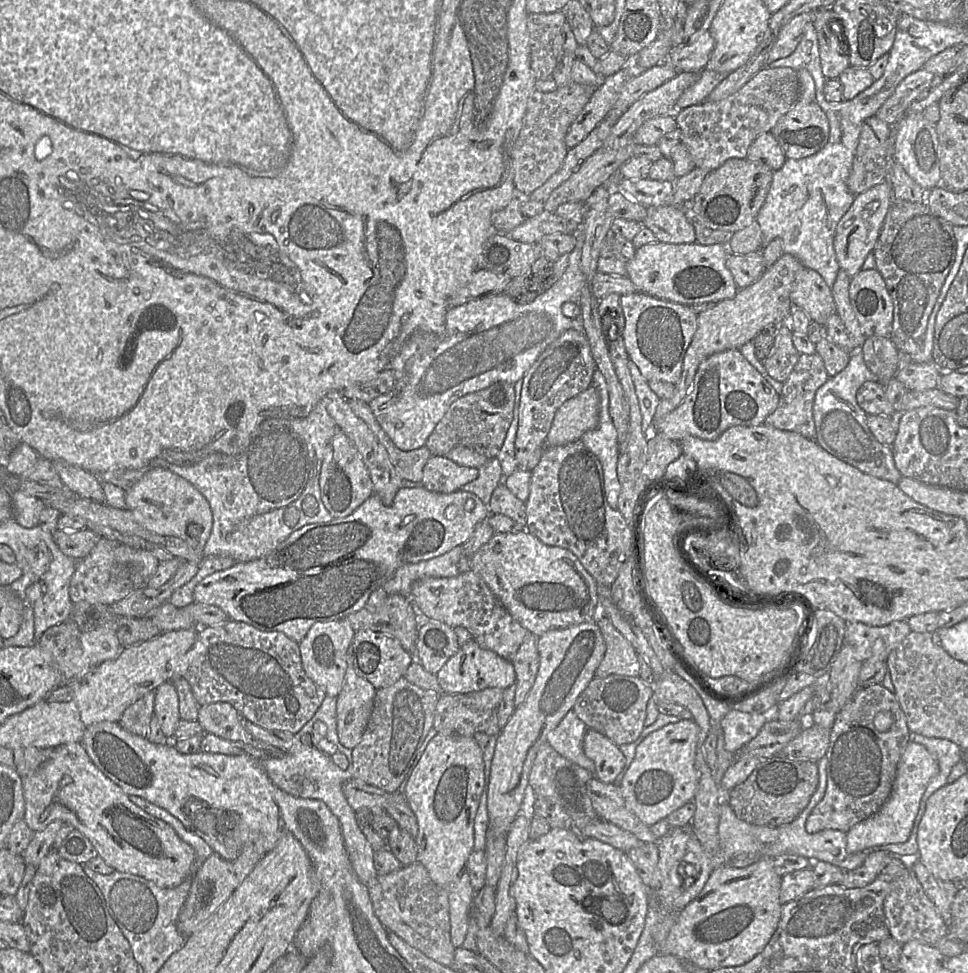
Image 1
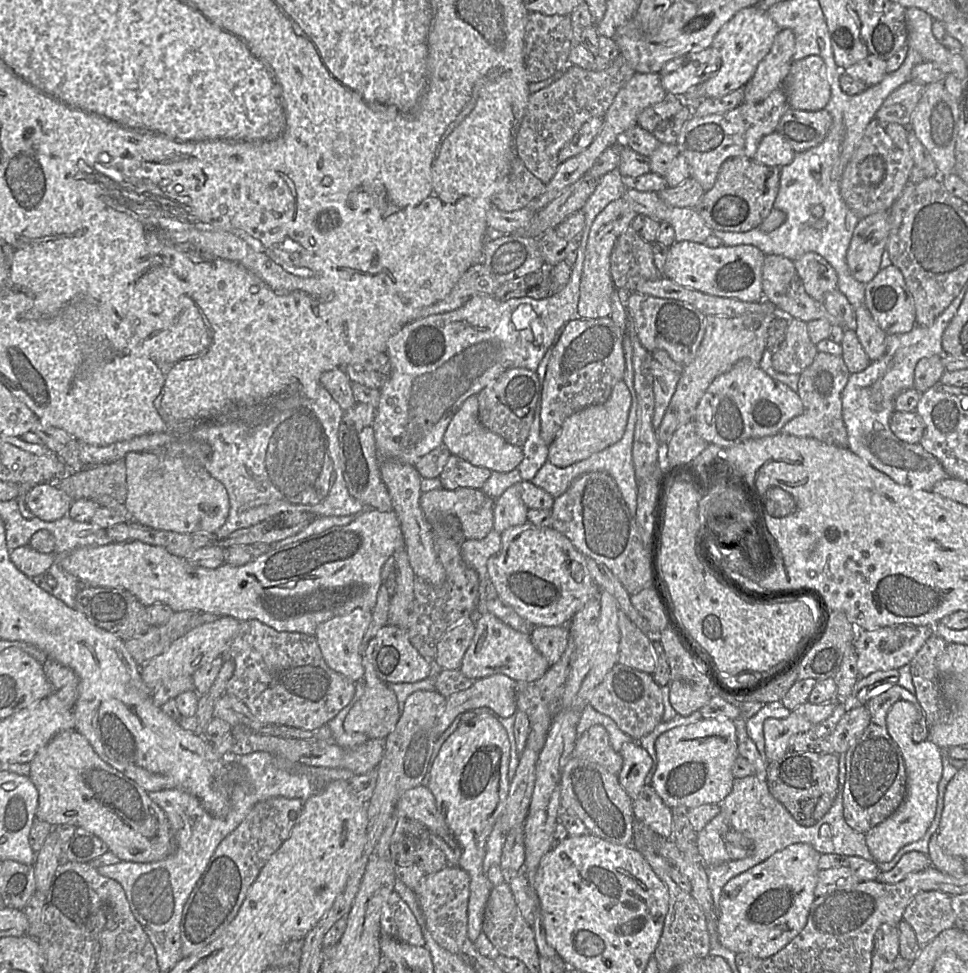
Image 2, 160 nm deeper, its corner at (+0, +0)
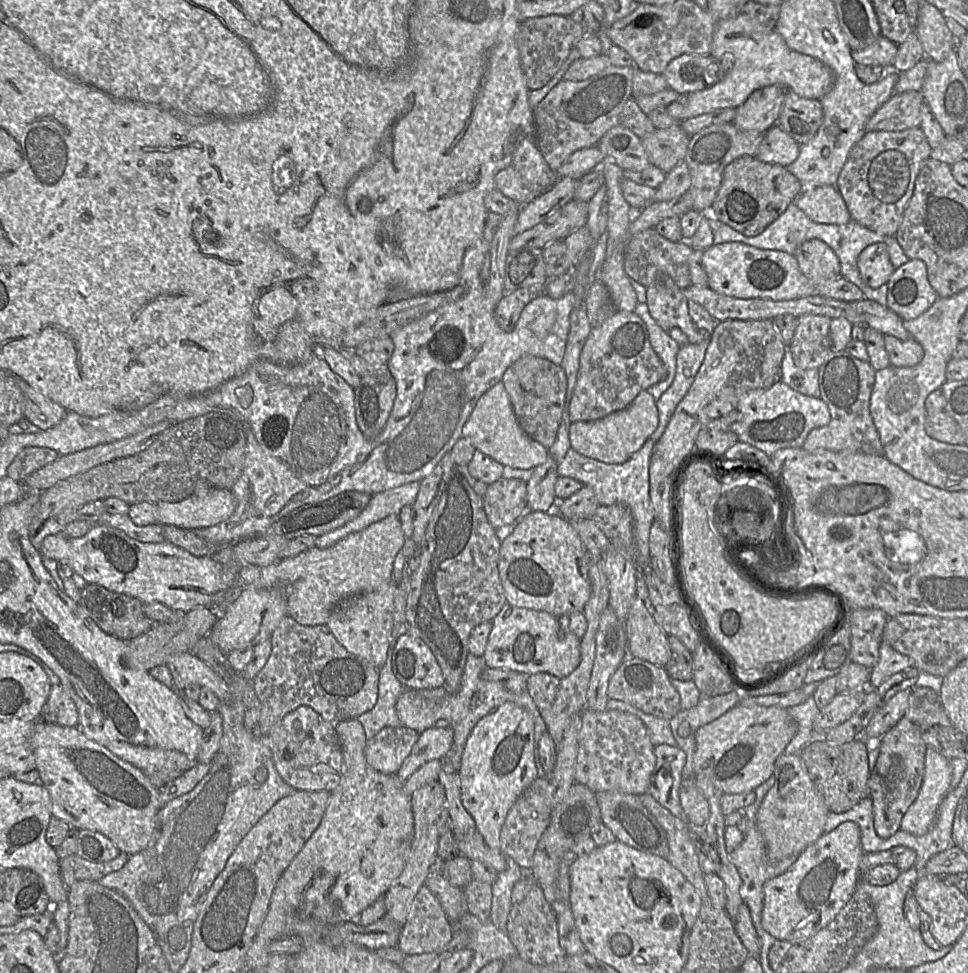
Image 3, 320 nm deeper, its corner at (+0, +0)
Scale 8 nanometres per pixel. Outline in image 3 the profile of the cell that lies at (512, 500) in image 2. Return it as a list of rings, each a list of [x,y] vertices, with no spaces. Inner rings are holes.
[[[549,456],[547,461],[533,469],[527,481],[527,508],[534,511],[552,511],[558,499],[555,495],[555,484],[559,478],[558,463]]]

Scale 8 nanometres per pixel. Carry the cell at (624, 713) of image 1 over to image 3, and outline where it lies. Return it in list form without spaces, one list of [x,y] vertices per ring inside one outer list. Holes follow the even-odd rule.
[[[628,656],[616,669],[609,680],[607,696],[668,721],[681,711],[680,695],[665,668],[636,657]]]

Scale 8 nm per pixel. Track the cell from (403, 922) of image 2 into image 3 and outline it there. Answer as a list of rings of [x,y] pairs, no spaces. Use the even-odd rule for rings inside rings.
[[[426,887],[417,892],[402,926],[397,948],[405,955],[421,955],[443,949],[454,937],[455,929],[443,907]]]

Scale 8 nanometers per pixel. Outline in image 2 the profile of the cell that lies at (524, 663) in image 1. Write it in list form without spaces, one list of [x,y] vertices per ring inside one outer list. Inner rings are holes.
[[[568,625],[535,626],[530,636],[534,647],[546,658],[550,666],[558,662],[570,640]]]

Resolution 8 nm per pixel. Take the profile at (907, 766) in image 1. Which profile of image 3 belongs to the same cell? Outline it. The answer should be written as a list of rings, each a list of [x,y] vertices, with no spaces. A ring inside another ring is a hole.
[[[926,748],[921,788],[904,814],[900,830],[917,836],[929,830],[940,804],[951,789],[951,774],[949,759],[932,748]]]

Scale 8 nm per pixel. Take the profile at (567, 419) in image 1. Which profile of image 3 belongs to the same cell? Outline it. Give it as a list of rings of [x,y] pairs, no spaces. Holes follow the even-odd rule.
[[[641,391],[633,402],[622,410],[615,411],[594,421],[576,421],[569,427],[571,448],[578,453],[607,463],[620,464],[627,461],[656,430],[659,422],[655,398]]]

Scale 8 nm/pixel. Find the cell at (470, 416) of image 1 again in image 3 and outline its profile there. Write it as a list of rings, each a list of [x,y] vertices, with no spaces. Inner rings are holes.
[[[526,355],[507,368],[501,382],[522,430],[549,449],[556,440],[568,401],[568,380],[561,365],[543,357]]]

